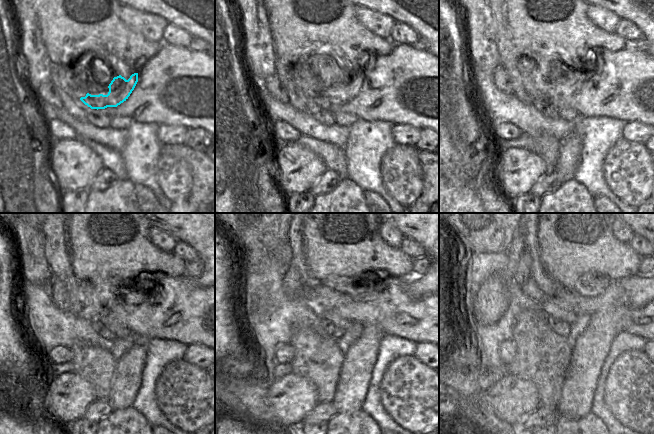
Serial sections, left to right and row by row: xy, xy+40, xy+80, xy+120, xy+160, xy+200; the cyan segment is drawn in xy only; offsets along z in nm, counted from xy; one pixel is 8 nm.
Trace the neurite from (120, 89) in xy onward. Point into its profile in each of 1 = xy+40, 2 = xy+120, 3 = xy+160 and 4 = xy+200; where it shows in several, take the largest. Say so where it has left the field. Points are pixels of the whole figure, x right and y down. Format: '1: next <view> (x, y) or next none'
1: next xy+40 (353, 85)
2: next xy+120 (122, 332)
3: next xy+160 (334, 318)
4: next xy+200 (555, 308)

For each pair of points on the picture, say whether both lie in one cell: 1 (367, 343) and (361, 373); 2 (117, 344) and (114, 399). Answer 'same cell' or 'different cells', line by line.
1: same cell
2: different cells

